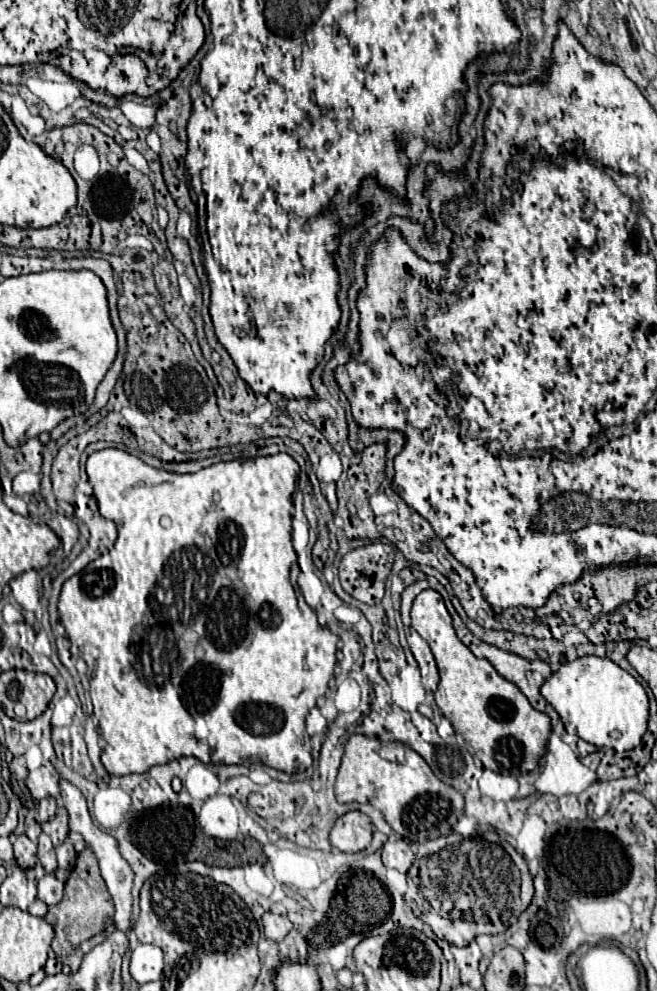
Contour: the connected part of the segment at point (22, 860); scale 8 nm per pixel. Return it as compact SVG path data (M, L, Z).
M19 835L13 843L15 861L21 869L31 869L37 863L37 843L33 843L27 835Z

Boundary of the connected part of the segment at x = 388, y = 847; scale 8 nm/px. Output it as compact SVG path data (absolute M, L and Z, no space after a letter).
M403 839L387 841L383 845L383 849L381 849L381 855L383 855L383 863L387 867L393 867L393 869L397 869L401 873L409 871L411 863L413 863L413 857L415 857L411 847L409 847L409 843L403 841Z

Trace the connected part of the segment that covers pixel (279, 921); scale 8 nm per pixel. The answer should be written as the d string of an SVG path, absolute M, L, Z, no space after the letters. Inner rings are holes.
M275 913L263 915L263 927L265 927L265 937L275 943L283 941L283 937L293 929L291 921L285 915L275 915Z

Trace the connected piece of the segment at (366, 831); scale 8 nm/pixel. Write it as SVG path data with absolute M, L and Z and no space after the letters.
M349 811L337 819L331 829L329 841L333 847L345 853L357 853L371 845L371 819L361 811Z

